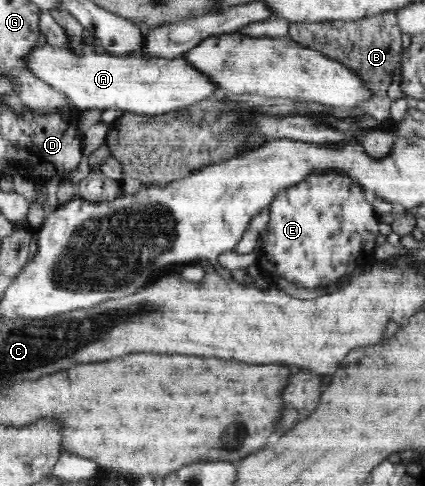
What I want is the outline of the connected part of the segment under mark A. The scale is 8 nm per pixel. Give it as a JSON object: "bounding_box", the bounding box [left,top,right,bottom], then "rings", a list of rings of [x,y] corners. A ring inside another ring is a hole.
{"bounding_box":[24,43,220,116],"rings":[[[46,43],[31,52],[24,68],[69,97],[81,112],[116,109],[135,115],[157,116],[192,107],[194,103],[211,98],[211,95],[218,95],[220,90],[218,82],[183,56],[169,60],[168,57],[136,55],[118,57],[107,52],[97,54],[91,51],[77,55],[67,47]]]}

